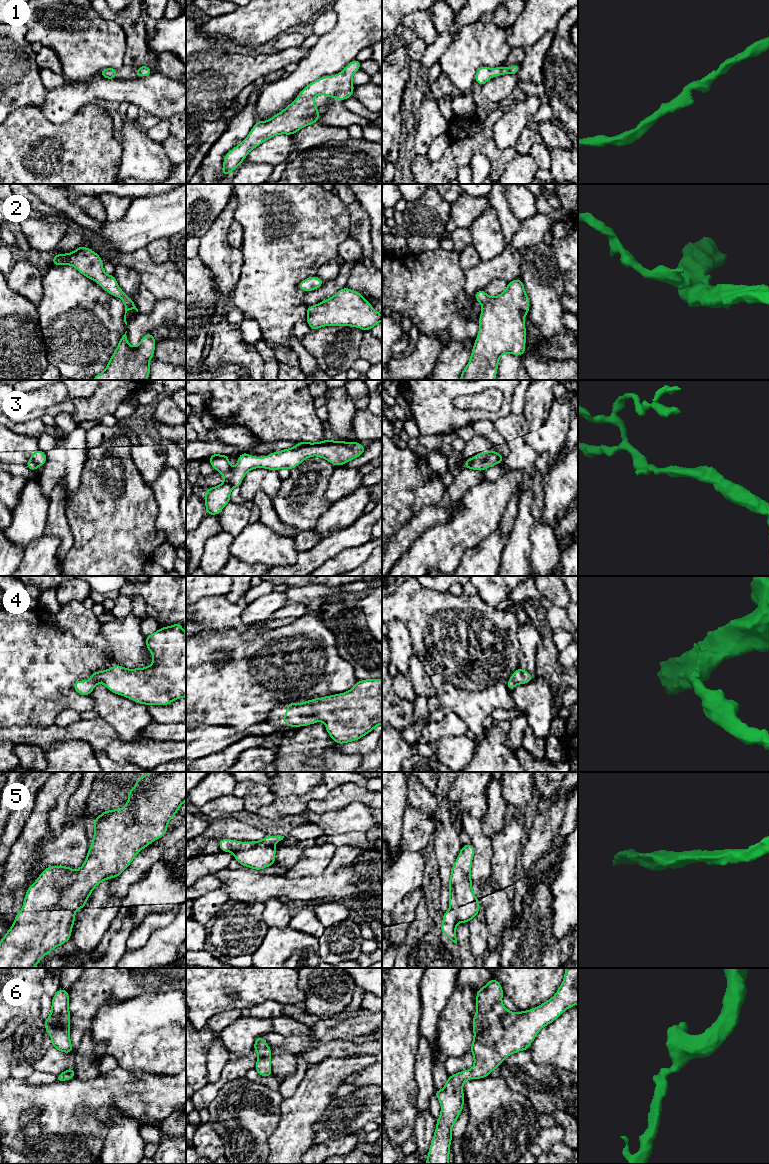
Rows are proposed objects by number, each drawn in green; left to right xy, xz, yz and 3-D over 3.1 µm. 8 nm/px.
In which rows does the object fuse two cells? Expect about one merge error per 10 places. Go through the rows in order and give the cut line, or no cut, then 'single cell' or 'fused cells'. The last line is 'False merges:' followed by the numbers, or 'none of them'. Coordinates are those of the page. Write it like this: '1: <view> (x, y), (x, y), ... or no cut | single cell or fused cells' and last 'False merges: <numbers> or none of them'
1: no cut | single cell
2: no cut | single cell
3: yz (488, 452), (488, 456), (483, 460), (473, 460), (471, 458) | fused cells
4: no cut | single cell
5: no cut | single cell
6: no cut | single cell
False merges: 3

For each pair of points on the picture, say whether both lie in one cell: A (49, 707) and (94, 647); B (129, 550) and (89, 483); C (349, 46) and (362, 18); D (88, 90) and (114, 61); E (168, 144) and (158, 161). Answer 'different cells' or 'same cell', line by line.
A: same cell
B: same cell
C: same cell
D: different cells
E: different cells

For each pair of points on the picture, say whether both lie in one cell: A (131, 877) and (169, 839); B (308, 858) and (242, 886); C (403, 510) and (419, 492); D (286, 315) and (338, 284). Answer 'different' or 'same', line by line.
A: same
B: different
C: same
D: different

